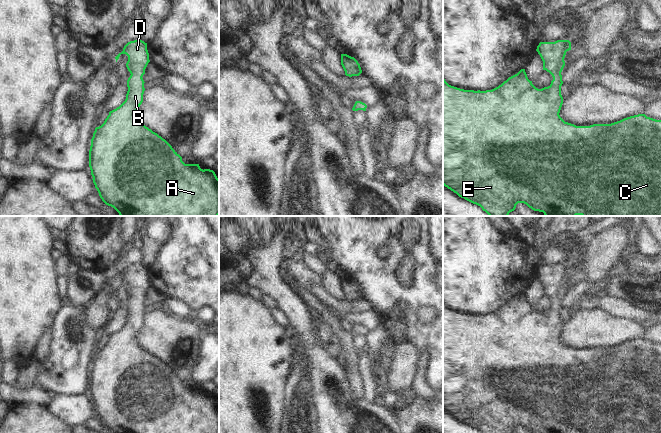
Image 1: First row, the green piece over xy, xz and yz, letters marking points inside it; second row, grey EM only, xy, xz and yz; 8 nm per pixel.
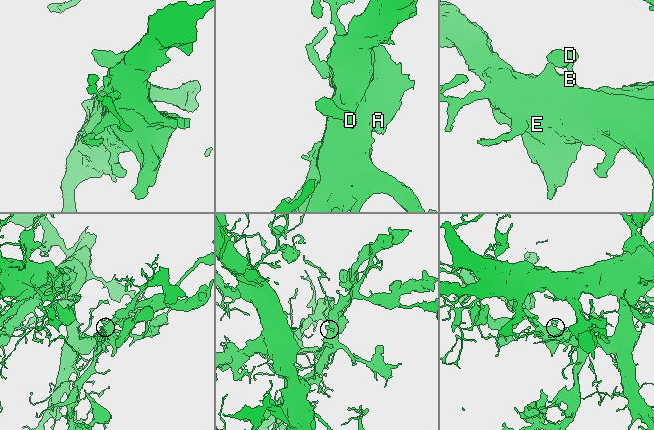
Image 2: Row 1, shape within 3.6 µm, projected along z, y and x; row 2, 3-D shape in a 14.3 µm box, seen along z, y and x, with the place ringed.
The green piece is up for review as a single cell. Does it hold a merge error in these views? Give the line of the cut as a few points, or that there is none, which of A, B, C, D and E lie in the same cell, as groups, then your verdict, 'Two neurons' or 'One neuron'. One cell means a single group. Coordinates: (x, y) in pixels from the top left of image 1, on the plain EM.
No split. Groups: A B C D E. One neuron.

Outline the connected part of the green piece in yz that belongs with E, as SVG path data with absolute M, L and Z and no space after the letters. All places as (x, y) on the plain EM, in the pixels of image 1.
M569 264L539 267L536 275L543 285L543 294L553 301L551 308L542 313L532 308L525 293L521 293L498 311L486 315L460 313L449 309L443 302L443 409L445 411L482 433L515 433L518 427L524 427L531 433L661 433L661 344L638 338L611 348L576 350L565 346L559 339L563 328L561 296L565 290L566 276L569 274L571 274Z

